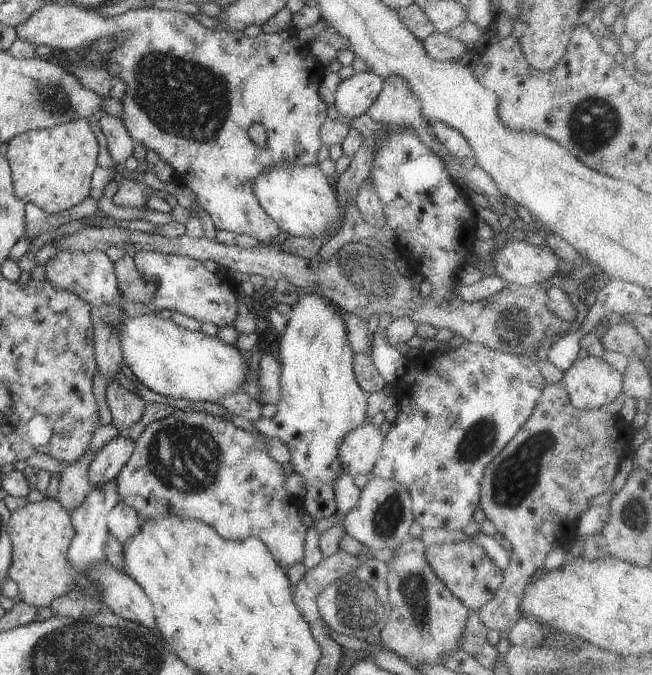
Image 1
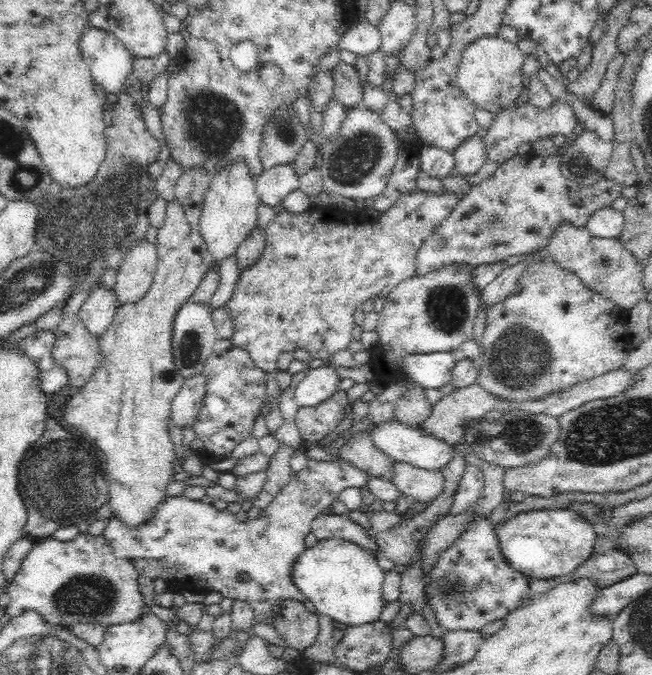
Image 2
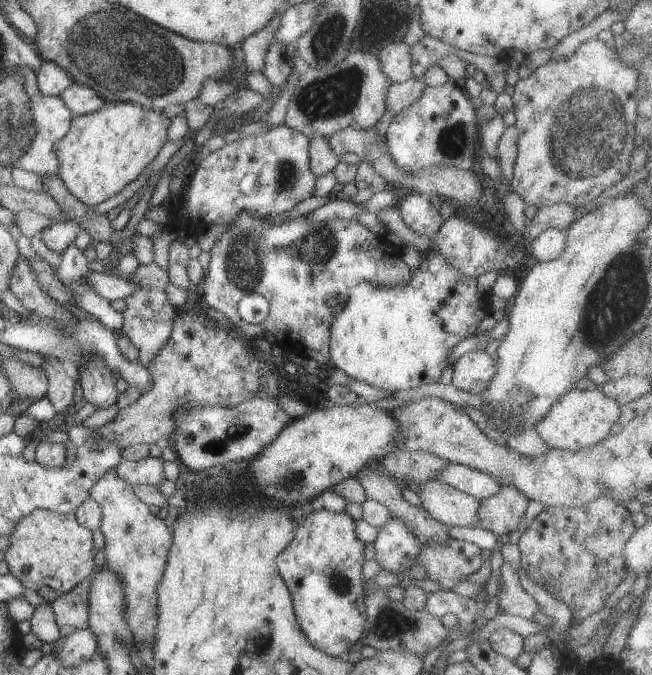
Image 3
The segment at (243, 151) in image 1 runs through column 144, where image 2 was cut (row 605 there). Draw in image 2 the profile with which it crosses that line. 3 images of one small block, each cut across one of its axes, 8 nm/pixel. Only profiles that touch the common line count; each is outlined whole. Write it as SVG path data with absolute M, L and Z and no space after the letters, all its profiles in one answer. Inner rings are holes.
M80 533L76 535L73 540L70 541L58 541L48 537L47 539L41 539L35 541L33 547L23 556L23 560L20 563L20 568L17 570L16 576L8 582L5 588L5 592L10 596L10 602L5 607L5 612L10 614L11 618L20 616L26 611L34 610L48 623L52 625L61 625L62 627L69 628L74 624L101 624L104 627L112 626L114 624L126 624L138 620L143 614L144 610L144 598L140 593L140 586L138 585L138 571L134 568L131 560L116 558L113 553L112 547L105 541L103 535L93 536L89 533Z

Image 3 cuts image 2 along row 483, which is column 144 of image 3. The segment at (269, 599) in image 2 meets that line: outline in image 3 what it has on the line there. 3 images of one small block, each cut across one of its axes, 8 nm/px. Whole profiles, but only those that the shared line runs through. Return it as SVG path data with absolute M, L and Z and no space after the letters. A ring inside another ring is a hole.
M135 283L134 288L135 292L124 300L126 310L122 312L124 317L122 329L130 342L138 348L139 364L146 366L167 343L178 311L176 306L168 301L168 296L164 289L142 288L142 286Z

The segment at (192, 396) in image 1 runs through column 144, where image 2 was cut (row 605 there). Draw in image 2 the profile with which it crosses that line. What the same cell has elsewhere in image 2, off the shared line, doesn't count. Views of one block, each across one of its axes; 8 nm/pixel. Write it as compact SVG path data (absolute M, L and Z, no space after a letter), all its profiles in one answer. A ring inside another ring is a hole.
M341 538L318 541L313 547L305 549L296 562L292 564L292 582L300 589L306 599L312 601L319 614L326 614L336 622L342 622L348 627L362 626L378 621L380 612L384 610L387 602L382 597L384 570L380 569L376 556L366 552L357 544Z

